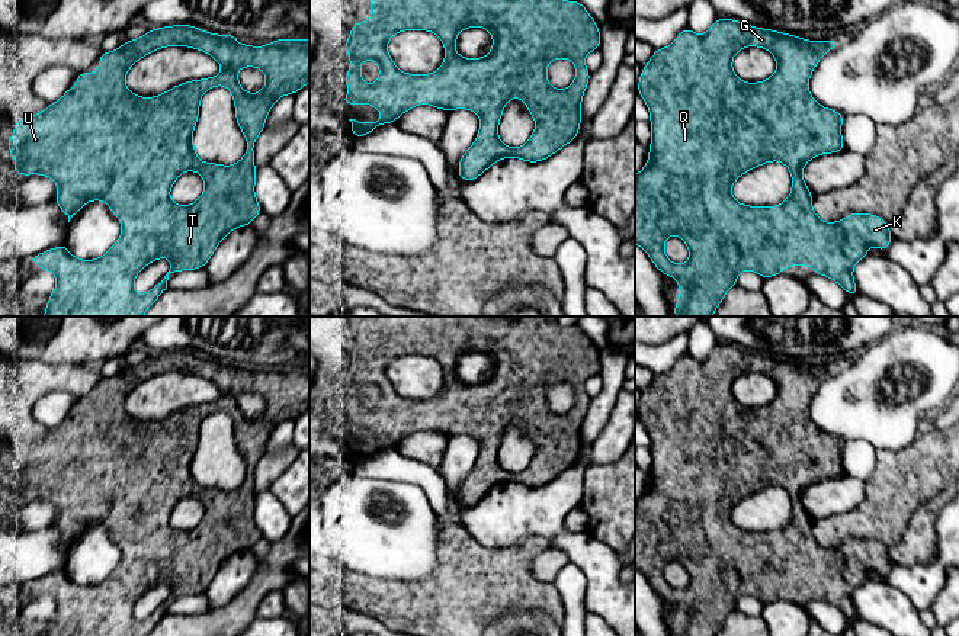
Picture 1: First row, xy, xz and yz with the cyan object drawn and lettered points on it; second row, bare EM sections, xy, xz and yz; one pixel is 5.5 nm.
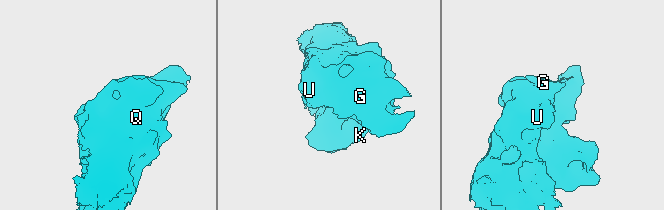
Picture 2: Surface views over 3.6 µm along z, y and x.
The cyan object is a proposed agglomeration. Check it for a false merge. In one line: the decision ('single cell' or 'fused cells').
single cell

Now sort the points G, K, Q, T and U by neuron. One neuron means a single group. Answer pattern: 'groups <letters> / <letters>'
groups G K Q T U

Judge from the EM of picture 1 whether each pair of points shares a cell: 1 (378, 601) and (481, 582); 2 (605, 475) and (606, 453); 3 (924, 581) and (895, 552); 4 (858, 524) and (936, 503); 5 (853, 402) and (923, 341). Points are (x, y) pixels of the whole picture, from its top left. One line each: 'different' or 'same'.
1: same
2: different
3: different
4: different
5: same

